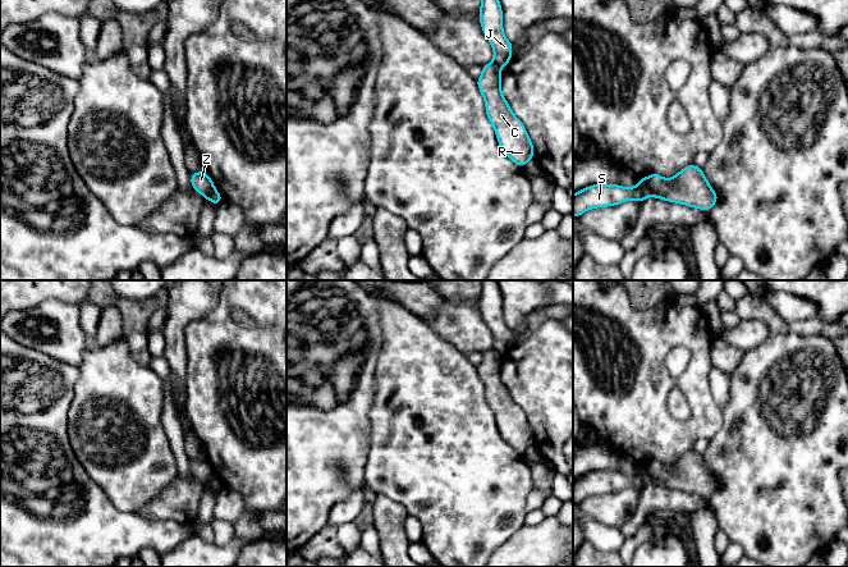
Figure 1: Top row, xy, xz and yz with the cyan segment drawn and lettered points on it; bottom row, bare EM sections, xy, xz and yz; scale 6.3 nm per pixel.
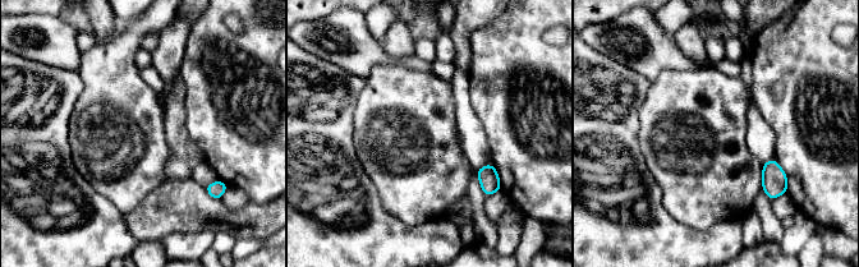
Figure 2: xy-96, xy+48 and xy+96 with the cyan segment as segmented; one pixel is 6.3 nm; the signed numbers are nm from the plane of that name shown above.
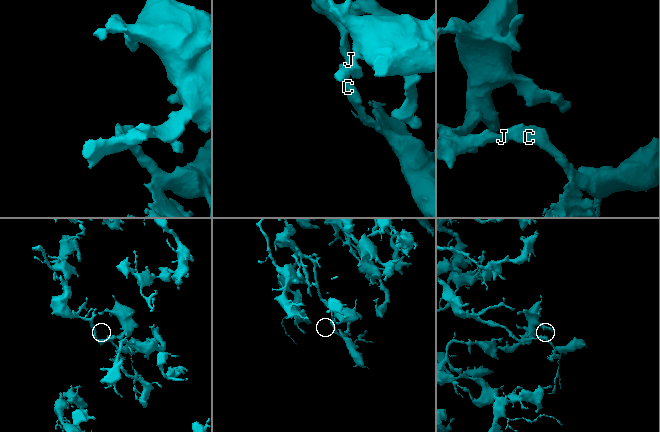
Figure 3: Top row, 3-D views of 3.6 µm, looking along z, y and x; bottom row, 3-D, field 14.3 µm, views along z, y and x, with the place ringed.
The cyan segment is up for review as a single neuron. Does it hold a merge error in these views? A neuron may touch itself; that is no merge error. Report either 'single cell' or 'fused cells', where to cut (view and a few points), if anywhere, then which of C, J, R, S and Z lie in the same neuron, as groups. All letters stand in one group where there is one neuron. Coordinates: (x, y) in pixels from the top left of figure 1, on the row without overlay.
fused cells | xy (214, 474), (206, 485) | C R Z / J S

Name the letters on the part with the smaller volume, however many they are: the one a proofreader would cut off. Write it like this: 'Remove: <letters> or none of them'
Remove: C, R, Z

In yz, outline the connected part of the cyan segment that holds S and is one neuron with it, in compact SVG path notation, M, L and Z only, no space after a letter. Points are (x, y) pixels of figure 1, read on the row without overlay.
M593 471L573 481L573 503L579 504L587 497L615 493L627 486L642 490L645 485L638 472L627 475L619 471Z

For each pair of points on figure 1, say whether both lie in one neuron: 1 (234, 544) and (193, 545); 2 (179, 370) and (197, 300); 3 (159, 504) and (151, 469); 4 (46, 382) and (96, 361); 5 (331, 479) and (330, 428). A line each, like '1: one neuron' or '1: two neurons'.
1: one neuron
2: one neuron
3: two neurons
4: two neurons
5: one neuron

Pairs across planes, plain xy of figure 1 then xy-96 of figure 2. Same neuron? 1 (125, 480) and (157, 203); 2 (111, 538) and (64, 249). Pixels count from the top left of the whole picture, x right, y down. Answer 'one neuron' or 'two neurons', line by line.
1: two neurons
2: one neuron

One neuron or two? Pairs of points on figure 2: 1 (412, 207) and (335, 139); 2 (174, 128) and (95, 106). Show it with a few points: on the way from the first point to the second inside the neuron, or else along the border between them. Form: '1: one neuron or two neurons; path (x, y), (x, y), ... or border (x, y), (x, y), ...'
1: two neurons; border (352, 130), (354, 153), (375, 185)
2: two neurons; border (162, 106), (164, 134), (169, 155)

